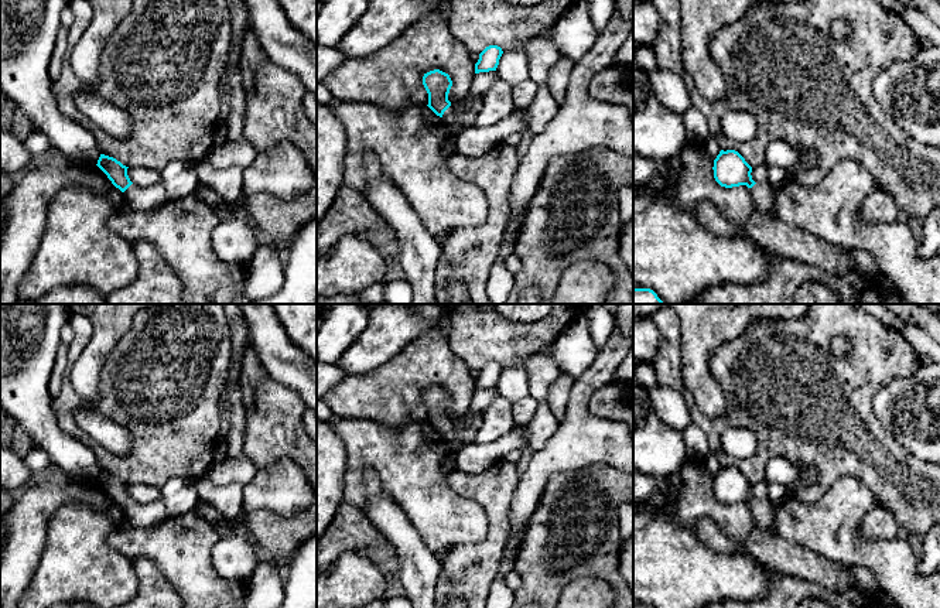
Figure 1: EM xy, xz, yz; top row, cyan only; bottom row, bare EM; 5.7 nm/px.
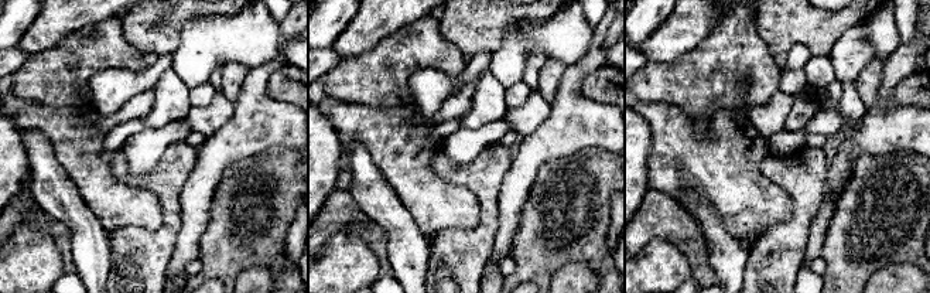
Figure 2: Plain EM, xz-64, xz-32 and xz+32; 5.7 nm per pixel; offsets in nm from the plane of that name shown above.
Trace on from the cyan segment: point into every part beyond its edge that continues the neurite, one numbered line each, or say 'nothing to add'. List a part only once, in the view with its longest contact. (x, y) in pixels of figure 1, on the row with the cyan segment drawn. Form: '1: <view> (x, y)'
1: xz (461, 119)

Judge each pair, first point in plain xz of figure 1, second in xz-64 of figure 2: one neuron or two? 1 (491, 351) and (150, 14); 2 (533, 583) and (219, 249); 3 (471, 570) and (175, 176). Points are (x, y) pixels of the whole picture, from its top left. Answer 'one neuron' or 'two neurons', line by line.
1: one neuron
2: one neuron
3: one neuron

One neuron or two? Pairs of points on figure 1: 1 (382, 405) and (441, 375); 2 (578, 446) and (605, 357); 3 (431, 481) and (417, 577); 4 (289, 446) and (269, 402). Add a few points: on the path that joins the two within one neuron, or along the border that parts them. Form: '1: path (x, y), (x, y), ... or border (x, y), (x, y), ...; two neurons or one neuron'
1: path (396, 390), (412, 375), (427, 375); one neuron
2: path (578, 423), (580, 395), (594, 379); one neuron
3: border (403, 513), (420, 539), (438, 556); two neurons
4: path (283, 434), (273, 423), (273, 413); one neuron

